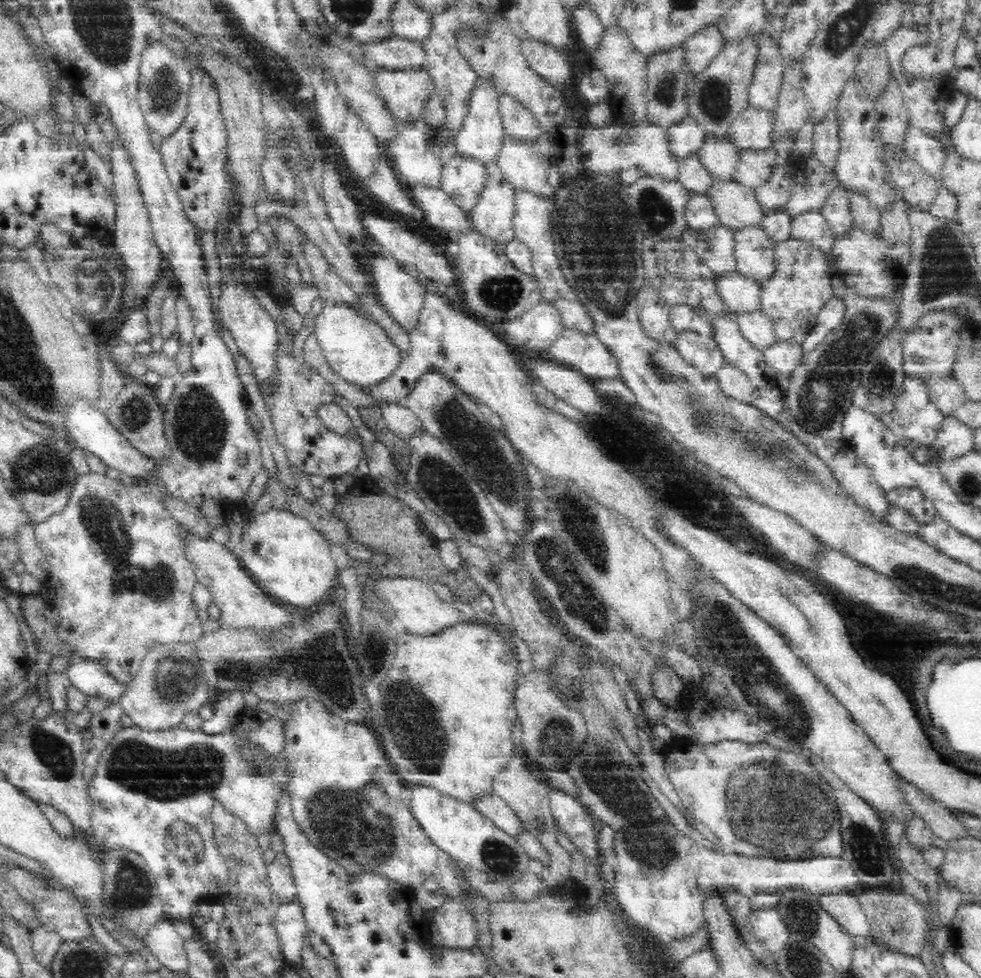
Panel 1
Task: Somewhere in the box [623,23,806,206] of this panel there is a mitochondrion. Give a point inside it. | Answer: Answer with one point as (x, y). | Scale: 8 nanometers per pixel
(714, 100)

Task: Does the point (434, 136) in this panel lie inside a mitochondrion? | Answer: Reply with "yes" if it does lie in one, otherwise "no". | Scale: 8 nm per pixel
no

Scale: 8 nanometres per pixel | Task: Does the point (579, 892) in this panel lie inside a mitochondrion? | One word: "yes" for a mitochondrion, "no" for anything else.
no

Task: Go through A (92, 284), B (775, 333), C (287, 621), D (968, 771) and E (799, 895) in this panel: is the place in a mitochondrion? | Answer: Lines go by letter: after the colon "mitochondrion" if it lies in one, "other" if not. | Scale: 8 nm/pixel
A: mitochondrion
B: other
C: other
D: other
E: other

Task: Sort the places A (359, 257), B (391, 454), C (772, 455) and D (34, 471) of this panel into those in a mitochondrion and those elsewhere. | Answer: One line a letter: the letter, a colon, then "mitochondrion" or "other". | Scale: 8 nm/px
A: other
B: other
C: mitochondrion
D: mitochondrion

